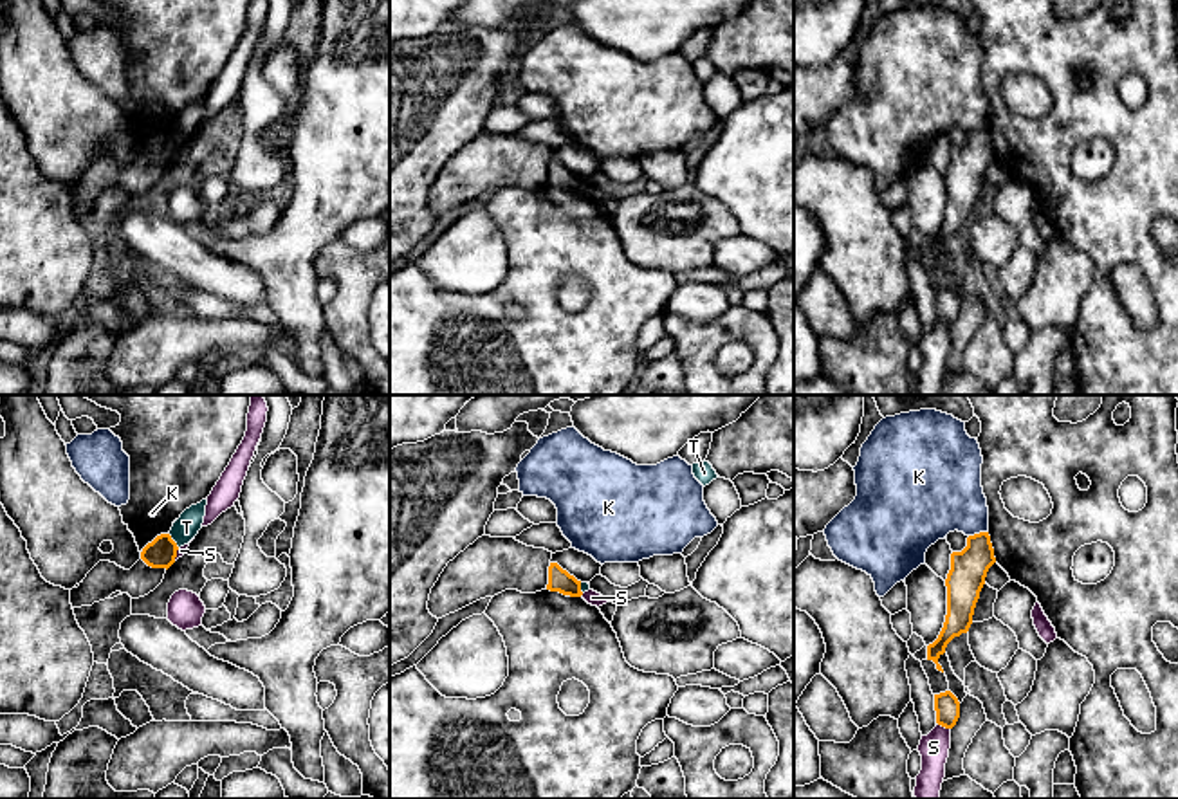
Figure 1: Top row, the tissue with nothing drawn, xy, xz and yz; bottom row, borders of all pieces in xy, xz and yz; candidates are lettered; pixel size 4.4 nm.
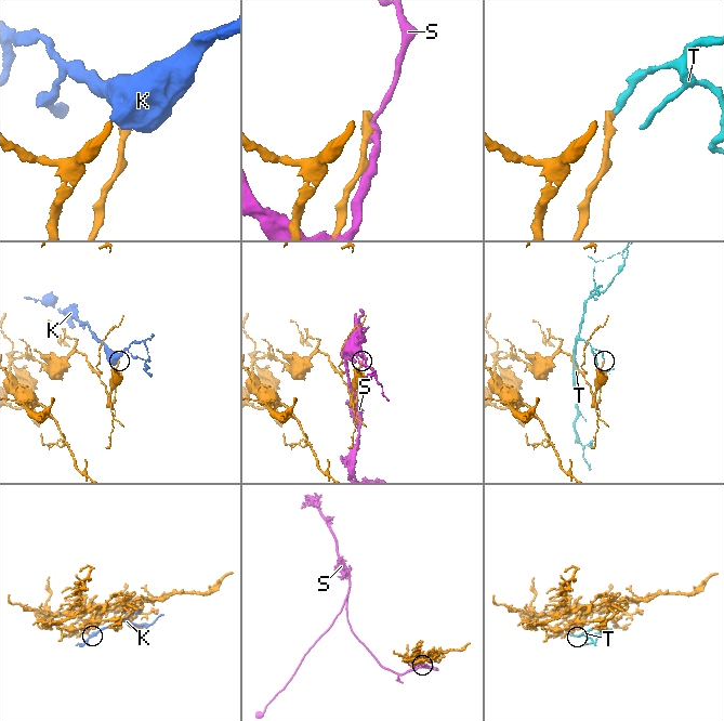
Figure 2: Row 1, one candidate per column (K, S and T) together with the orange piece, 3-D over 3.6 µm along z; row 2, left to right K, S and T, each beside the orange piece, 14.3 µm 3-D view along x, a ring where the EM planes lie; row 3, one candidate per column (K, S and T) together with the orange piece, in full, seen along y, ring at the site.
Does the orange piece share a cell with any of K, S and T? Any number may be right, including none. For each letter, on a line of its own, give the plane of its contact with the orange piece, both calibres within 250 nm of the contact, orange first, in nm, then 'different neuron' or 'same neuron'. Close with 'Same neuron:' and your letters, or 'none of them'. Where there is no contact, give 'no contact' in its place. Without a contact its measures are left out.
K: contact in yz; calibres 160 and 360 nm; different neuron
S: contact in yz; calibres 110 and 130 nm; different neuron
T: contact in xy; calibres 140 and 110 nm; different neuron
Same neuron: none of them

